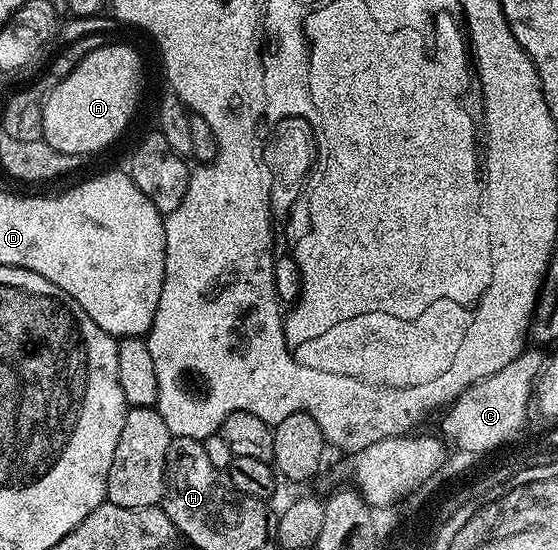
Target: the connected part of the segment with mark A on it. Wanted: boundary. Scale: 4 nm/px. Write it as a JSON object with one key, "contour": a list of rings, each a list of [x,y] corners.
{"contour":[[[108,44],[83,57],[79,65],[63,80],[56,83],[50,94],[44,95],[43,132],[41,138],[51,148],[84,156],[96,150],[105,150],[125,129],[137,110],[137,97],[141,94],[141,58],[129,46]]]}

